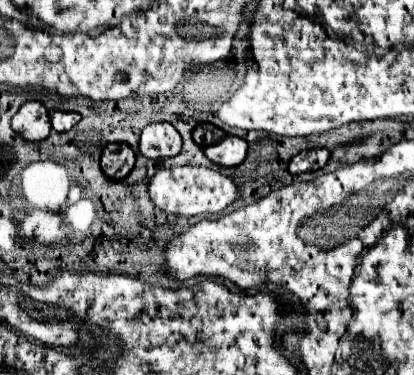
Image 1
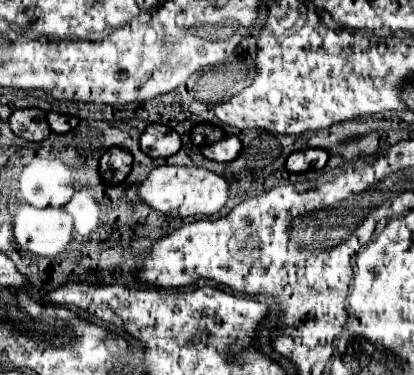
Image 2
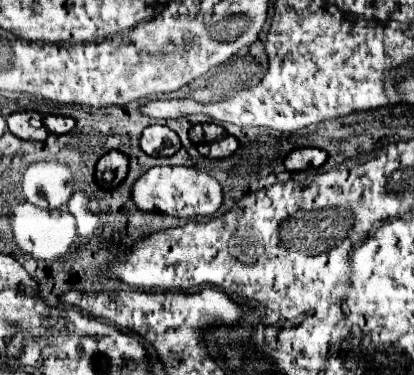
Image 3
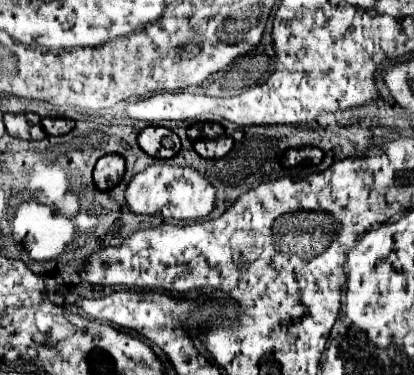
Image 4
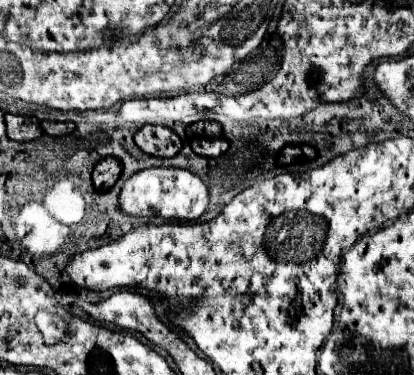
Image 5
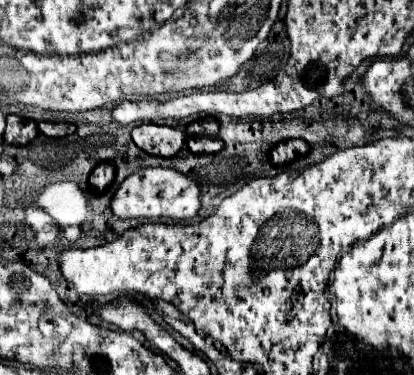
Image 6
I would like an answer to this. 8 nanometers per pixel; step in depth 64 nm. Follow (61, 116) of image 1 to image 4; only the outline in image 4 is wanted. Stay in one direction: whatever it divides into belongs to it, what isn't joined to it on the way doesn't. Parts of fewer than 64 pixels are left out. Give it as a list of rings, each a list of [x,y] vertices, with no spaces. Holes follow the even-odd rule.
[[[44,118],[42,120],[42,126],[44,126],[46,134],[60,136],[60,134],[68,134],[74,128],[74,120],[66,120],[66,118]]]

